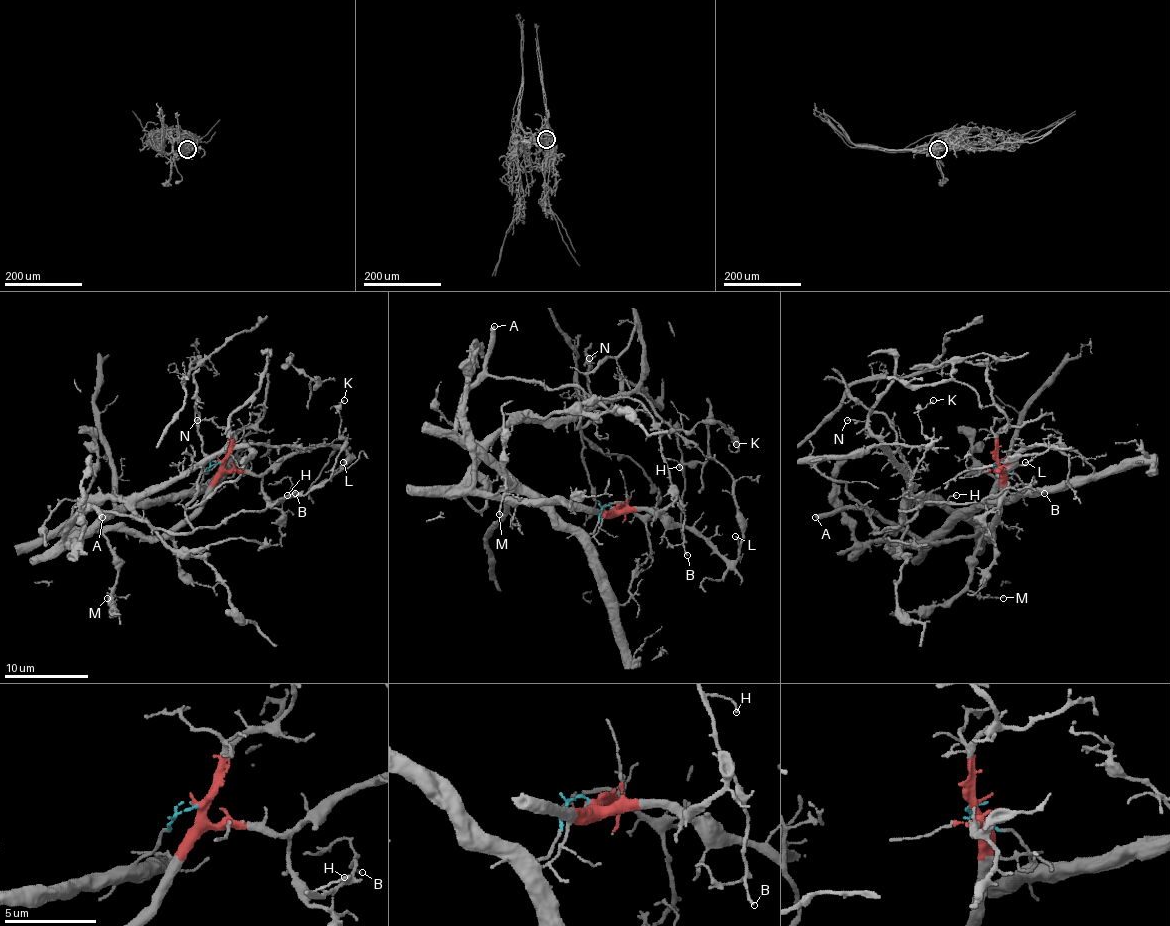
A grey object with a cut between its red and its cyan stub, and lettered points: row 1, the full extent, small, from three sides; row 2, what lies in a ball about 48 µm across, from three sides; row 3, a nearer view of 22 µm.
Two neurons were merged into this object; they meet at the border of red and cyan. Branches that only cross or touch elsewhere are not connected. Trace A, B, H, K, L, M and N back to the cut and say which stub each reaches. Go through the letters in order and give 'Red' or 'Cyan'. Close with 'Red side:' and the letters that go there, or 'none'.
A: Cyan
B: Cyan
H: Cyan
K: Cyan
L: Red
M: Red
N: Cyan
Red side: L, M

